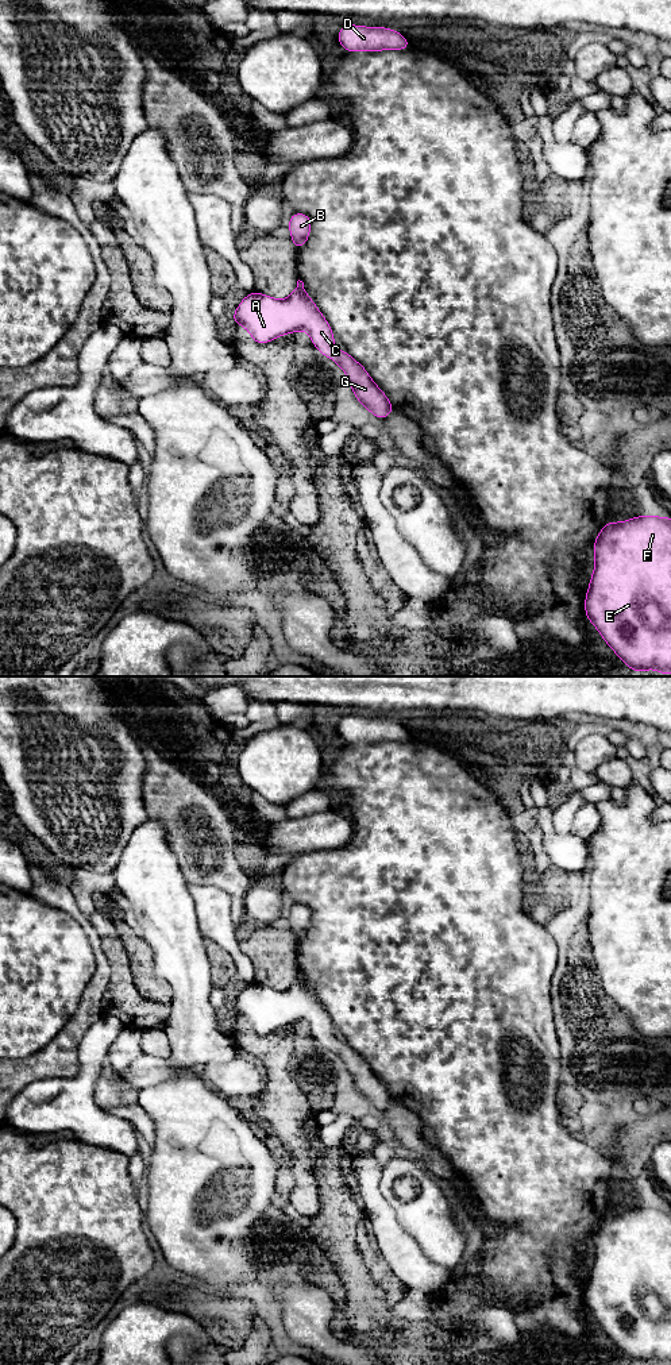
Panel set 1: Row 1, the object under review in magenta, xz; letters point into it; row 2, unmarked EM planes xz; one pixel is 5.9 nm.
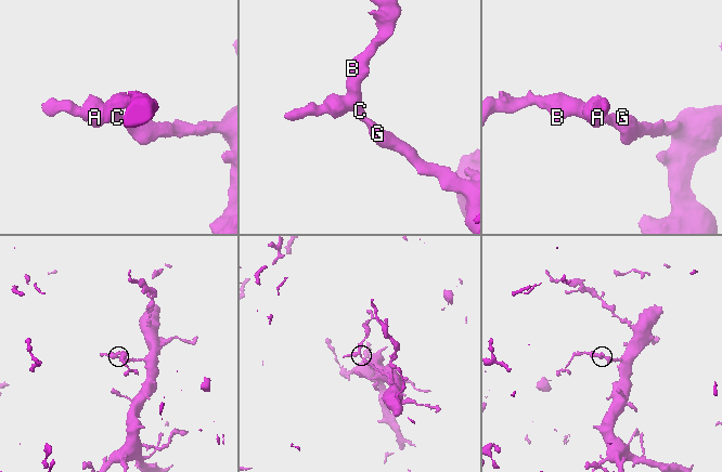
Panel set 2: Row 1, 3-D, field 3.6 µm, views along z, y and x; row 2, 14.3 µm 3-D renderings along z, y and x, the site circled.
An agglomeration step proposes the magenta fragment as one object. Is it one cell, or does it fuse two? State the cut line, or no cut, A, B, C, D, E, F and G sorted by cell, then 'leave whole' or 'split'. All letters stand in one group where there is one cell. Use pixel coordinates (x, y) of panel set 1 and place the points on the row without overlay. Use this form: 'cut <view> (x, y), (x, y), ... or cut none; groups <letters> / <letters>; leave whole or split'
cut none; groups A B C D E F G; leave whole

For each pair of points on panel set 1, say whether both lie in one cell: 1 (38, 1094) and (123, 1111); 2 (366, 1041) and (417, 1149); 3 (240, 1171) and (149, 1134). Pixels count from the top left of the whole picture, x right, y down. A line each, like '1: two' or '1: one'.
1: two
2: two
3: two

